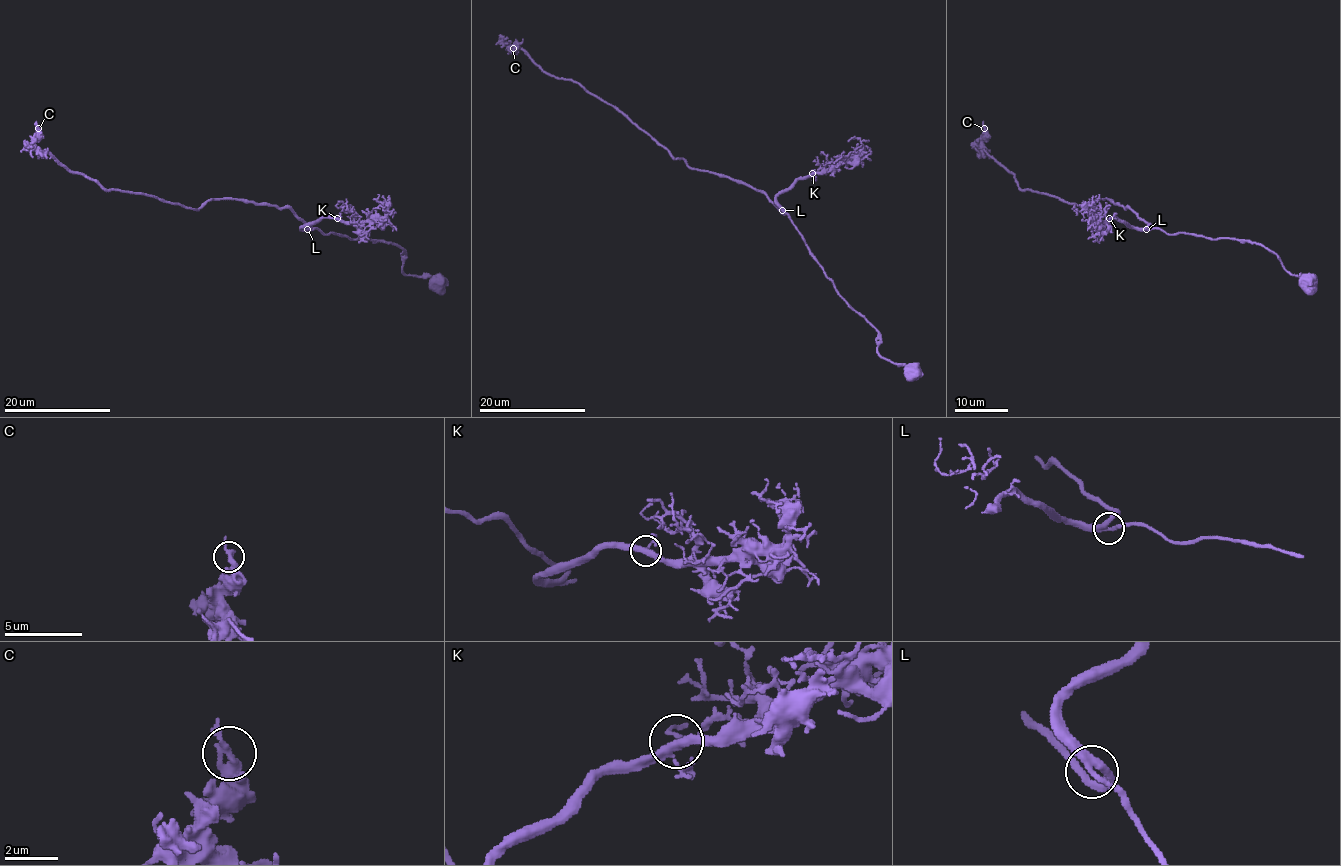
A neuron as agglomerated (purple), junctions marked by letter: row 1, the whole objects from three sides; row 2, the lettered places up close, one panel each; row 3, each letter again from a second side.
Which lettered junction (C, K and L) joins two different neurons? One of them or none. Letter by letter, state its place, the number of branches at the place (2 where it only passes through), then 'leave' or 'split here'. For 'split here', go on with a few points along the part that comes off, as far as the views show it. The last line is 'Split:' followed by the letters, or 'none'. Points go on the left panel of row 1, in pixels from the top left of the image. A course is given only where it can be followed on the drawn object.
C: at (38, 128); 2 branches meet; leave
K: at (337, 218); 3 branches meet; leave
L: at (307, 229); 3 branches meet; leave
Split: none

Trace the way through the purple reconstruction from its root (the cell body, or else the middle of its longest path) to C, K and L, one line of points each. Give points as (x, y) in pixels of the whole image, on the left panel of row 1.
C: (437, 281), (407, 276), (393, 244), (325, 234), (288, 208), (105, 189), (41, 151), (38, 128)
K: (437, 281), (407, 276), (403, 272), (404, 250), (393, 244), (301, 228), (323, 217), (337, 218)
L: (437, 281), (407, 276), (403, 272), (404, 250), (393, 244), (307, 229)

